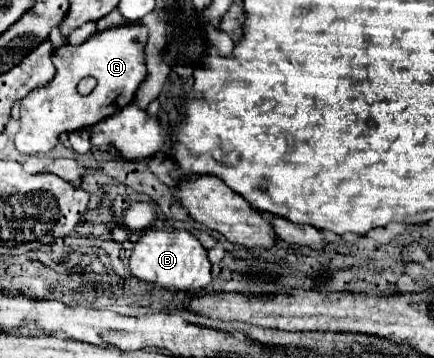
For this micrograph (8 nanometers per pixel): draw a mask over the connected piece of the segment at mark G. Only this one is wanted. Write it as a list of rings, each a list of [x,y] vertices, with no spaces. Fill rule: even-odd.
[[[126,24],[96,32],[80,46],[66,44],[56,48],[52,54],[52,62],[56,66],[54,80],[20,102],[20,132],[16,134],[16,148],[24,154],[44,154],[56,146],[62,132],[94,126],[96,120],[108,118],[118,112],[118,108],[128,106],[134,100],[134,92],[146,78],[144,46],[147,40],[145,26]],[[84,76],[94,76],[98,80],[90,96],[82,96],[76,90]]]

